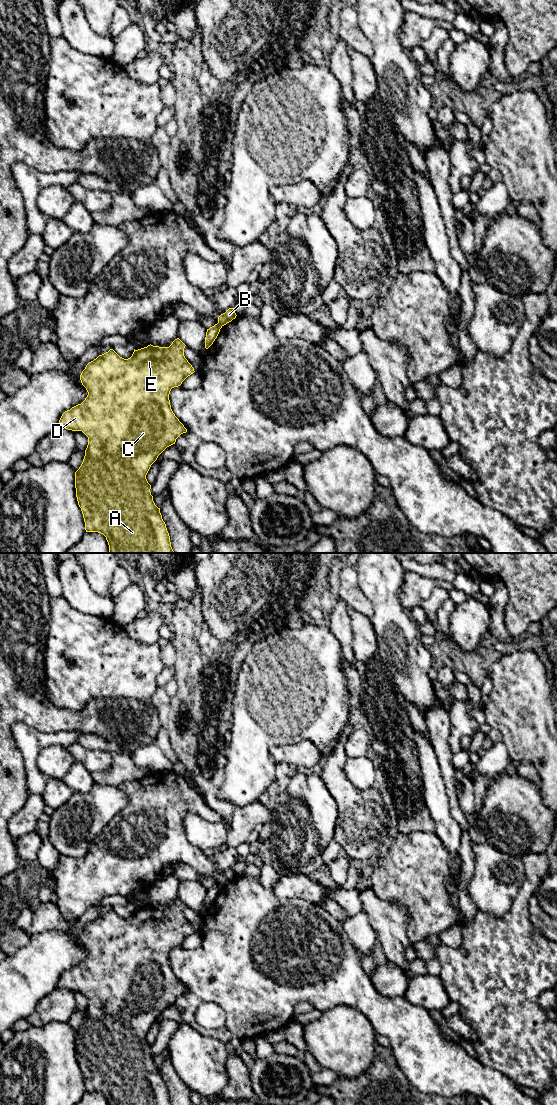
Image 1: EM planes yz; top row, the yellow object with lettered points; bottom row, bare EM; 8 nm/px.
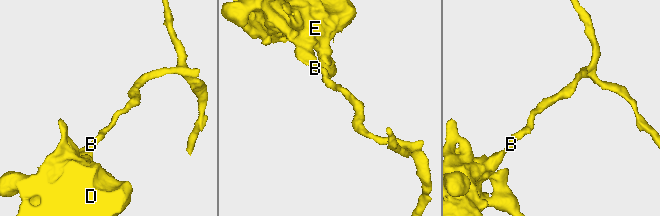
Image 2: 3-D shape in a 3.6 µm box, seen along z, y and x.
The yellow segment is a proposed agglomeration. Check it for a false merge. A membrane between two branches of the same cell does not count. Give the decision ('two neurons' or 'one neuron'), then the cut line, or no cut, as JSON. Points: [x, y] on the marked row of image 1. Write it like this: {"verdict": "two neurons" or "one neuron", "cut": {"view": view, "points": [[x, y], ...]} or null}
{"verdict": "two neurons", "cut": {"view": "yz", "points": [[218, 322], [221, 326]]}}

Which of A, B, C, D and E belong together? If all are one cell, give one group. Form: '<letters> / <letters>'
A C D E / B

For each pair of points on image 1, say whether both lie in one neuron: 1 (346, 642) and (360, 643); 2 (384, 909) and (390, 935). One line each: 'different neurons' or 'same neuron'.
1: different neurons
2: same neuron

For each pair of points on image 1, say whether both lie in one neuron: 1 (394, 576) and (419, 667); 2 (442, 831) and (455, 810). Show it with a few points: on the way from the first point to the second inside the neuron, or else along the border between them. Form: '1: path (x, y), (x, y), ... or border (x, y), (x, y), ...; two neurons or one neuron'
1: path (391, 599), (393, 632), (402, 644); one neuron
2: border (446, 792), (449, 812), (462, 831); two neurons

